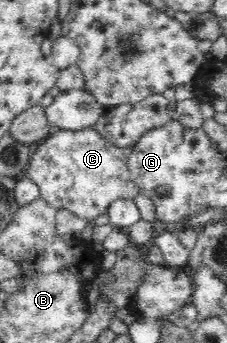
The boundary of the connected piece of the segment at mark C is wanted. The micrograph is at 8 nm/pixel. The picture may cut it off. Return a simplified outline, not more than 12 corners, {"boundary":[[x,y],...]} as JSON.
{"boundary":[[52,130],[21,177],[92,221],[140,194],[122,147]]}

